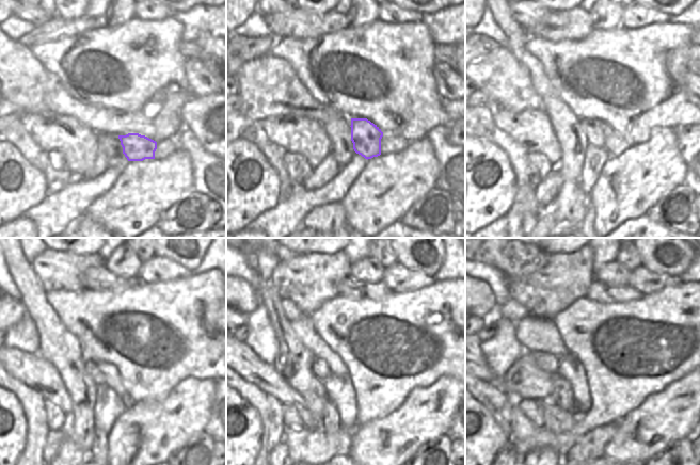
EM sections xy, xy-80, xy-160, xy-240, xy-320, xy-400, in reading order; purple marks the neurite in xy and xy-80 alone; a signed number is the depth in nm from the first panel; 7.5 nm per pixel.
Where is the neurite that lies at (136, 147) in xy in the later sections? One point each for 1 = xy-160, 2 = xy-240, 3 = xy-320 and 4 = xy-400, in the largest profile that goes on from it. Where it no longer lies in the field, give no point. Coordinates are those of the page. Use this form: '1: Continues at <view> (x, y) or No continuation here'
1: Continues at xy-160 (594, 129)
2: Continues at xy-240 (91, 367)
3: Continues at xy-320 (320, 369)
4: Continues at xy-400 (547, 363).

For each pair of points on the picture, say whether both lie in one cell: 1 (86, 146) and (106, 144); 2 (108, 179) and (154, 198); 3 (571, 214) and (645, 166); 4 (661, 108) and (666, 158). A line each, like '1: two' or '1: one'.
1: two
2: two
3: two
4: two

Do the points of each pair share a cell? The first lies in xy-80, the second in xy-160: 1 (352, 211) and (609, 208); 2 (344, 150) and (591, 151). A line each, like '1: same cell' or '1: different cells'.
1: same cell
2: different cells

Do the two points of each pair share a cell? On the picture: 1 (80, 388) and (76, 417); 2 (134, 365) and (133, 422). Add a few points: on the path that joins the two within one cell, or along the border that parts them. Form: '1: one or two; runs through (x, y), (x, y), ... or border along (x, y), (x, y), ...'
1: one; runs through (80, 396), (76, 410)
2: two; border along (160, 399), (143, 399), (136, 402)

